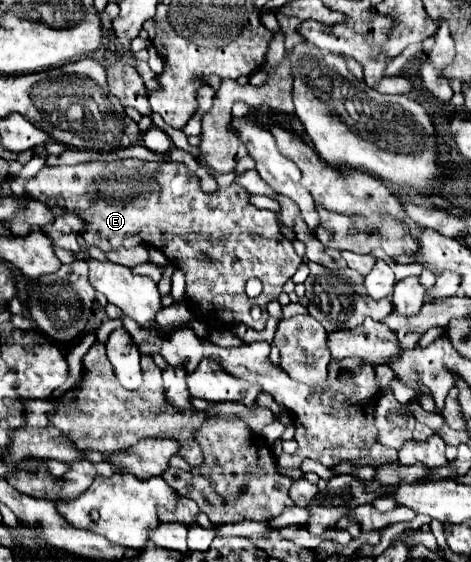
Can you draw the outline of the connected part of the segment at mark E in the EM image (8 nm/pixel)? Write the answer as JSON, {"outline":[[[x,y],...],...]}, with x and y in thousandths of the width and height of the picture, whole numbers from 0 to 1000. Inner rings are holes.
{"outline":[[[253,285],[253,288],[185,288],[159,295],[96,295],[79,313],[57,320],[53,342],[70,352],[104,363],[108,377],[125,384],[130,377],[163,381],[180,391],[176,423],[185,434],[214,441],[219,448],[261,438],[278,441],[308,434],[342,445],[372,477],[393,488],[397,541],[406,555],[427,566],[439,584],[490,584],[495,577],[520,577],[541,587],[558,587],[567,569],[567,541],[588,534],[601,520],[601,505],[631,484],[643,466],[626,452],[622,434],[592,413],[584,395],[584,377],[550,374],[529,363],[529,345],[507,327],[465,335],[456,345],[427,342],[423,320],[389,292],[367,288],[304,288],[304,285]],[[529,495],[550,495],[558,502],[558,523],[546,530],[520,527],[520,502]],[[550,544],[558,562],[537,566],[533,548]]]}

